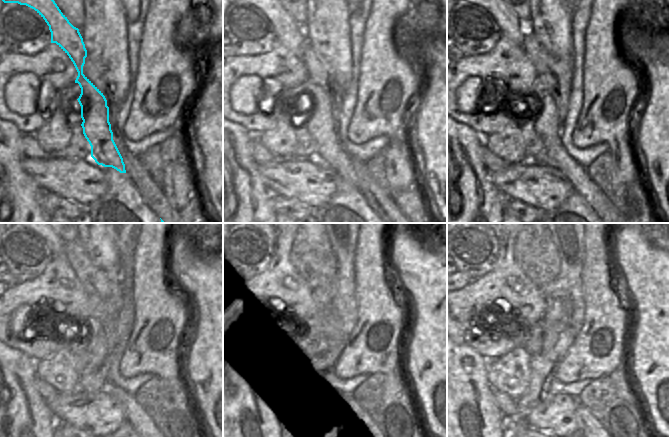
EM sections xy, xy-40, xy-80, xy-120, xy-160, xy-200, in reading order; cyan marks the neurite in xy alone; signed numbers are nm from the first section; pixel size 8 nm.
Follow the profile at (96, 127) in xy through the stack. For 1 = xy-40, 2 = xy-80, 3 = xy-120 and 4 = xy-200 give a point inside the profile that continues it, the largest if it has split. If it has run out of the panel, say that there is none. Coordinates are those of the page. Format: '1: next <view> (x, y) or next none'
1: next xy-40 (321, 125)
2: next xy-80 (547, 125)
3: next xy-120 (135, 414)
4: next xy-200 (588, 426)

